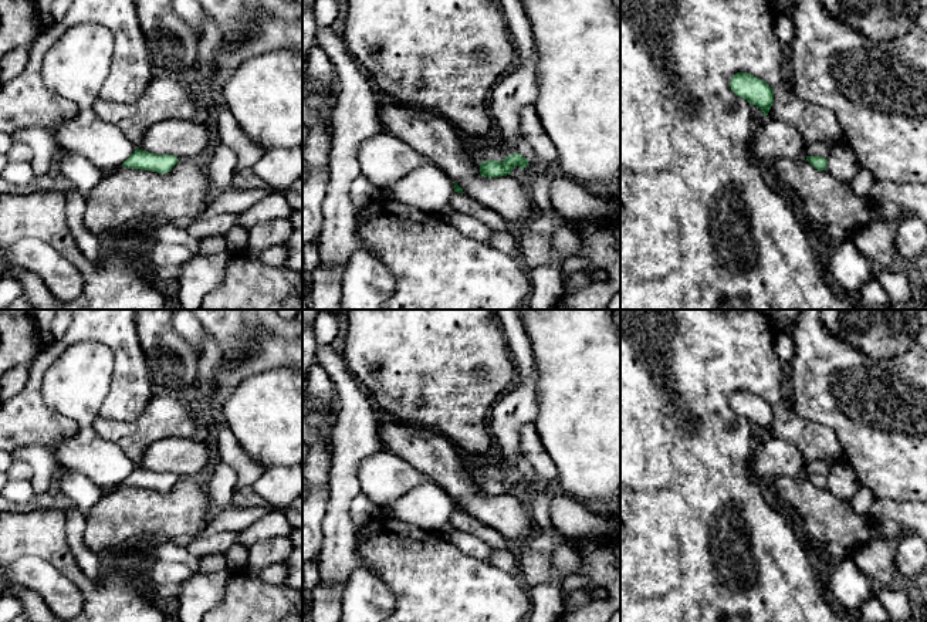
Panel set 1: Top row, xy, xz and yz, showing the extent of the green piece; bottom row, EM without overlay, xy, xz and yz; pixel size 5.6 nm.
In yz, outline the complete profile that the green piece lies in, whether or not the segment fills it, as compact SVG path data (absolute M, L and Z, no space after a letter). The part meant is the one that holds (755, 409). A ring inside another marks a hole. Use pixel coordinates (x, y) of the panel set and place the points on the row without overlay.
M737 391L731 396L730 405L735 413L747 418L751 423L757 423L764 435L768 433L774 420L774 409L765 399L747 391Z

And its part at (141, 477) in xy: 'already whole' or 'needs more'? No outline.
already whole

